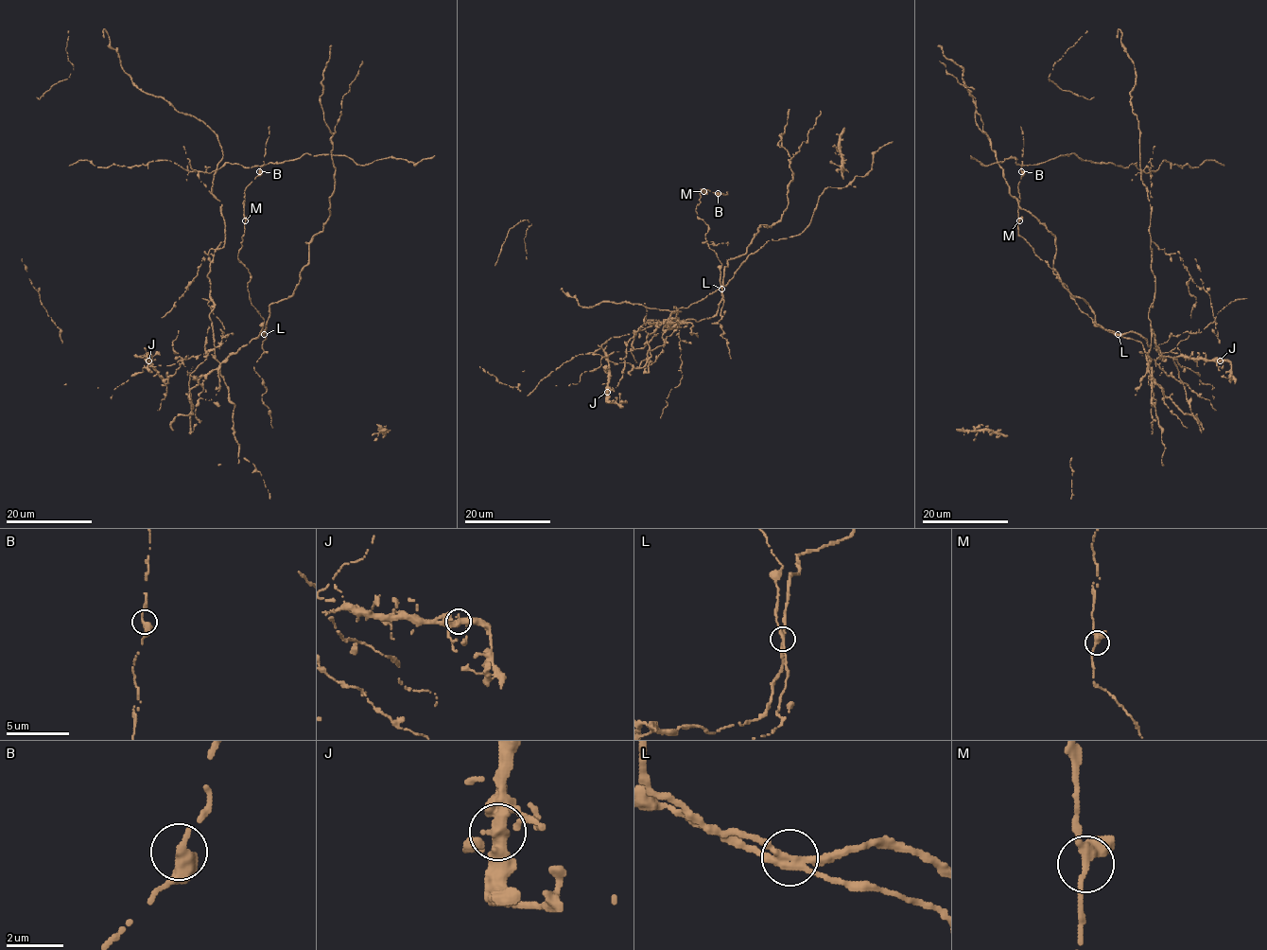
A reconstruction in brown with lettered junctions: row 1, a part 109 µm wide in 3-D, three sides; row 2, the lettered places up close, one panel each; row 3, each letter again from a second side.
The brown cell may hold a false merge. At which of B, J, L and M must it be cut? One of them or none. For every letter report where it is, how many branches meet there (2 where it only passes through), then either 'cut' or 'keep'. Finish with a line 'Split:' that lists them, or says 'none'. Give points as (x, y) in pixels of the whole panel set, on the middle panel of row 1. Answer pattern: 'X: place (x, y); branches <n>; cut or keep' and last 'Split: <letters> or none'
B: place (718, 193); branches 2; keep
J: place (607, 392); branches 4; keep
L: place (721, 289); branches 4; cut
M: place (703, 191); branches 3; keep
Split: L

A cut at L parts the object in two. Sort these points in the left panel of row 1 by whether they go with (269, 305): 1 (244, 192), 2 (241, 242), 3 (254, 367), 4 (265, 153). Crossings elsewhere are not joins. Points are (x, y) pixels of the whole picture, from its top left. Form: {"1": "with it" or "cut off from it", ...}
{"1": "cut off from it", "2": "cut off from it", "3": "cut off from it", "4": "cut off from it"}

